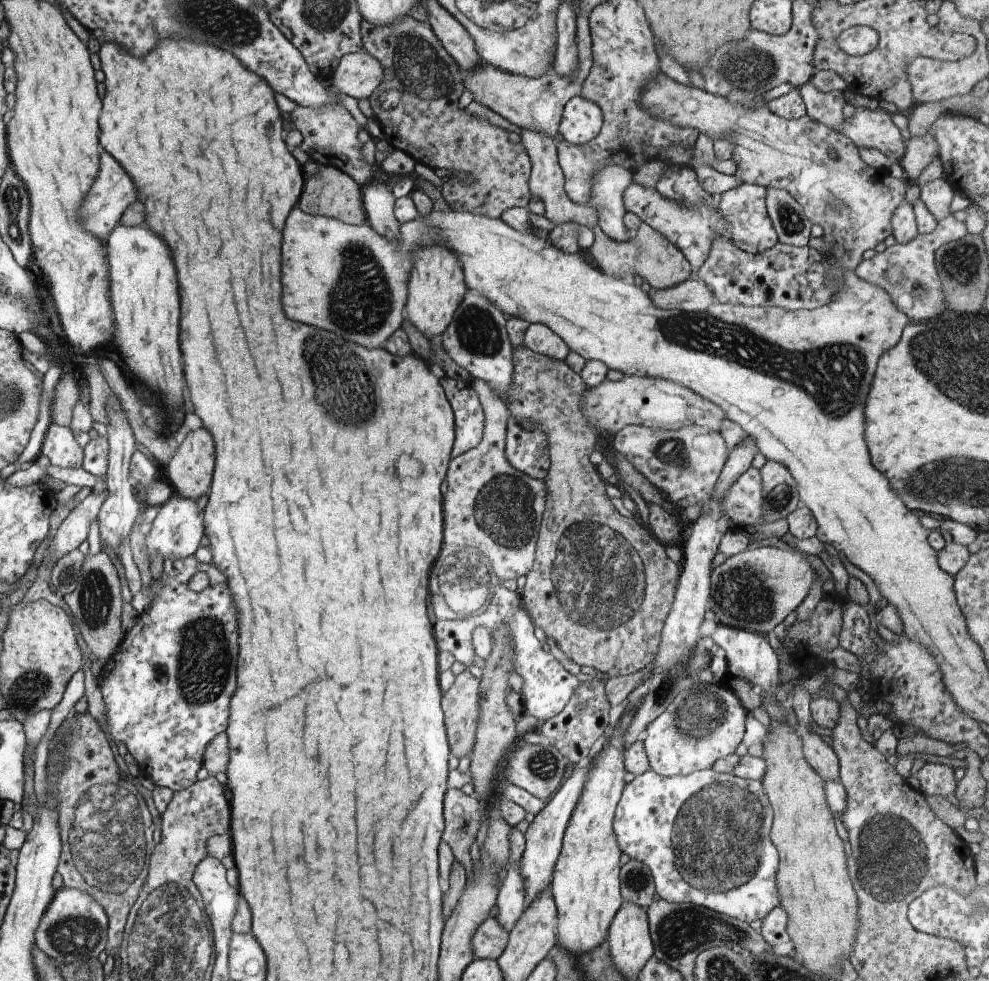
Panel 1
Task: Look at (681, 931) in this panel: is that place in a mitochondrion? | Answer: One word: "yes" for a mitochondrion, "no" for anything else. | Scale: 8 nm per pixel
yes

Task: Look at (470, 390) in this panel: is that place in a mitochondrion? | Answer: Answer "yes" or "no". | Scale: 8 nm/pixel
no

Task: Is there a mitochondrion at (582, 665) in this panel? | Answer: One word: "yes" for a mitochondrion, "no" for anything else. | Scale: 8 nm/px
no

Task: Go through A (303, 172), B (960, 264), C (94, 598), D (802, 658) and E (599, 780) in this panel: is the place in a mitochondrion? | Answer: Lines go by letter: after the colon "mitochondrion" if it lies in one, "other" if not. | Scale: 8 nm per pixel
A: other
B: mitochondrion
C: mitochondrion
D: other
E: other

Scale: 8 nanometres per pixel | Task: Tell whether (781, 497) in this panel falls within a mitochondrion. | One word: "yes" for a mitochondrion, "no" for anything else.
yes

